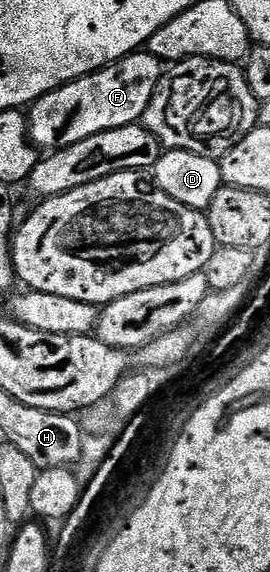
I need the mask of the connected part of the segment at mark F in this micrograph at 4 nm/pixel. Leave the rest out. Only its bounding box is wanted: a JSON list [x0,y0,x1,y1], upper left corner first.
[28,51,164,151]

